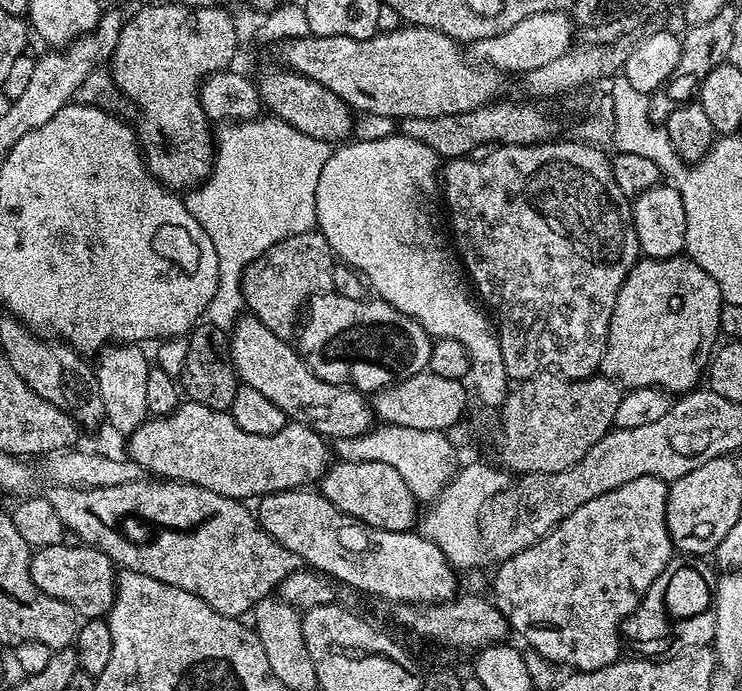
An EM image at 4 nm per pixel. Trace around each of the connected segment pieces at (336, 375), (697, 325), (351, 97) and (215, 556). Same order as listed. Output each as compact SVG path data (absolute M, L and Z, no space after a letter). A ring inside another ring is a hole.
M329 290L313 296L311 308L308 321L306 316L298 332L298 351L318 378L365 394L375 394L427 369L433 337L422 330L414 318L402 314L402 310L386 301L342 298Z
M681 254L671 256L665 260L649 260L647 258L637 259L636 264L630 270L630 274L626 278L626 282L622 286L622 290L618 290L618 298L614 302L614 314L610 318L610 330L608 331L608 341L606 342L606 350L604 357L600 363L599 371L609 379L615 381L618 385L625 389L631 390L634 388L662 388L665 391L674 394L683 394L693 391L697 387L696 384L701 383L702 377L705 375L709 365L709 360L712 359L714 349L717 347L718 340L716 336L721 335L720 330L720 287L718 282L714 282L714 278L710 278L710 274L706 274L706 270L702 270L702 266L698 266L692 260L689 260L687 255Z
M399 26L392 32L377 32L374 38L322 38L321 36L296 36L293 40L283 41L284 60L283 67L291 68L293 72L302 74L306 78L314 78L314 82L322 82L322 86L326 86L326 90L334 90L334 94L338 94L338 98L342 98L348 103L348 107L360 114L370 116L386 116L396 122L403 122L410 118L438 118L439 116L449 116L450 114L462 114L469 112L475 108L482 108L486 104L491 104L497 99L496 96L500 92L501 73L497 69L483 63L473 62L466 55L459 43L451 40L446 34L442 34L433 28L417 28L415 26Z
M141 478L134 482L126 482L122 486L102 486L101 488L62 488L52 486L49 489L47 489L46 495L50 506L54 506L54 510L58 510L58 518L62 518L65 529L71 535L73 532L77 536L73 537L81 545L102 550L102 554L109 556L112 563L121 569L137 572L138 574L146 574L158 582L166 582L170 586L178 586L178 590L186 590L190 594L202 598L202 602L206 602L206 606L218 610L218 614L240 618L245 615L243 612L251 613L259 600L263 600L265 596L273 595L279 589L281 582L286 578L286 574L301 571L302 568L302 561L298 558L298 554L286 550L286 546L282 546L277 540L270 538L270 534L266 534L266 530L260 525L259 520L254 515L253 509L247 503L235 500L234 498L226 498L222 494L214 494L214 490L206 490L197 484L182 484L178 480L165 480L163 478ZM123 516L137 516L140 520L149 520L154 527L160 529L157 530L156 537L153 540L148 540L145 544L135 544L134 541L127 540L120 533L119 524Z

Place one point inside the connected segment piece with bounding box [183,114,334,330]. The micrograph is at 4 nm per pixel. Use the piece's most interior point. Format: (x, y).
(262, 188)

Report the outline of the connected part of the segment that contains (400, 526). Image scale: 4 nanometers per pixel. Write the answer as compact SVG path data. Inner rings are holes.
M340 460L333 463L319 481L321 492L342 514L350 514L362 524L371 528L407 532L418 524L418 501L415 494L406 486L402 474L394 470L394 466L386 466L386 462L350 462Z

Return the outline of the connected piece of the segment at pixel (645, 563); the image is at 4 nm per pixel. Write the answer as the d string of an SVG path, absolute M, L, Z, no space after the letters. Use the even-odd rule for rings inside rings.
M647 476L646 478L634 478L630 482L626 482L626 486L618 486L606 494L598 494L598 498L578 506L578 510L574 510L574 514L567 516L557 528L546 533L541 540L534 542L534 546L522 550L522 554L514 554L497 567L500 569L497 570L496 577L492 580L491 599L494 601L497 610L508 620L509 629L515 635L517 632L529 644L528 648L533 653L551 661L553 665L565 664L568 670L578 672L593 672L599 668L610 666L621 659L620 644L622 648L622 625L624 621L639 606L641 598L646 594L646 590L650 590L654 578L658 578L658 574L662 574L662 570L674 559L672 539L666 526L668 486L669 481L667 480L660 480L656 476Z

